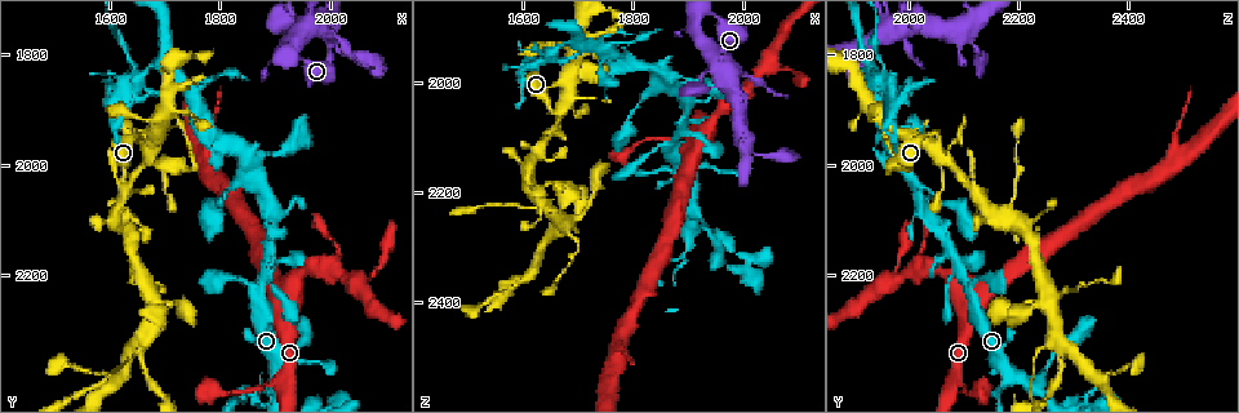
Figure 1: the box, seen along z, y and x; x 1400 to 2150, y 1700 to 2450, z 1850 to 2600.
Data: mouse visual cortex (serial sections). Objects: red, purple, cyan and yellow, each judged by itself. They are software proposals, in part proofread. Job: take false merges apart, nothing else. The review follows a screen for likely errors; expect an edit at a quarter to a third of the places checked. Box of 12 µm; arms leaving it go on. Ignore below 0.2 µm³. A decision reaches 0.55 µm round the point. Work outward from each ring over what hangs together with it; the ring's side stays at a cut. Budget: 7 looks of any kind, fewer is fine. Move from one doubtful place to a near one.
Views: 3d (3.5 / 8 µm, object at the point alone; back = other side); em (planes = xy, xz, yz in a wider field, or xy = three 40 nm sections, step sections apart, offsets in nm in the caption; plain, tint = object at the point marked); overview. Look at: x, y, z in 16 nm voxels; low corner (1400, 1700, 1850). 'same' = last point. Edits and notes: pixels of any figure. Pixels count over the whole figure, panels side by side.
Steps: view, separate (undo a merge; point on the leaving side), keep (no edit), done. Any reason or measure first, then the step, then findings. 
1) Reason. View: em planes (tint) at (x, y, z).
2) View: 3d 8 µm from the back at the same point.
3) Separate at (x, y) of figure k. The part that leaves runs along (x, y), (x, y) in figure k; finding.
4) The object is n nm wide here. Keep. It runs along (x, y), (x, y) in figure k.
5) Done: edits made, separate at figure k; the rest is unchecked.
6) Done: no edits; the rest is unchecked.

Three-way junction. View: 3d 8 µm at (1660, 1965, 2055).

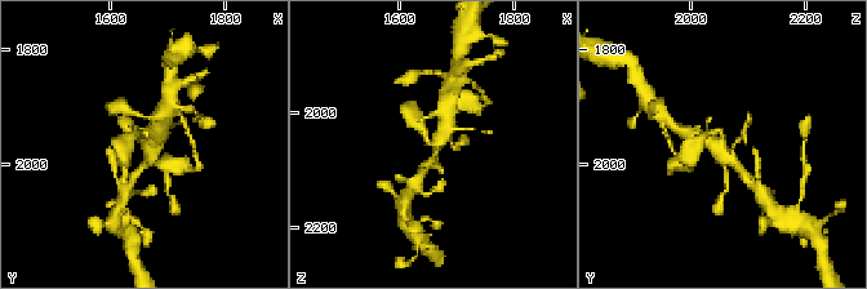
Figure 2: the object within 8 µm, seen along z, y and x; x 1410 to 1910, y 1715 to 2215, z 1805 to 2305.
View: em xy step 3 (tint) at (1670, 1970, 2055).

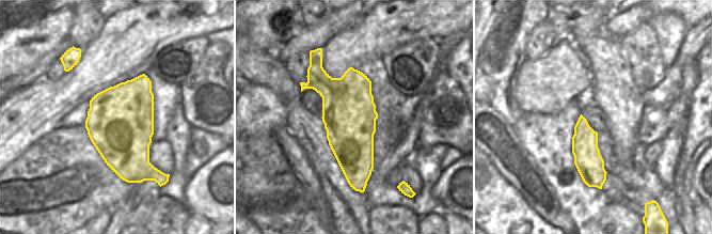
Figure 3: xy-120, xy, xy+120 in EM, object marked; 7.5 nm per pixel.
Keep. It runs along (705, 136), (720, 130), (743, 172) in figure 2; continuous, no second cell.

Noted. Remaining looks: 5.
Looks like a crossing. View: 3d 3.5 µm at (1650, 2310, 2270).

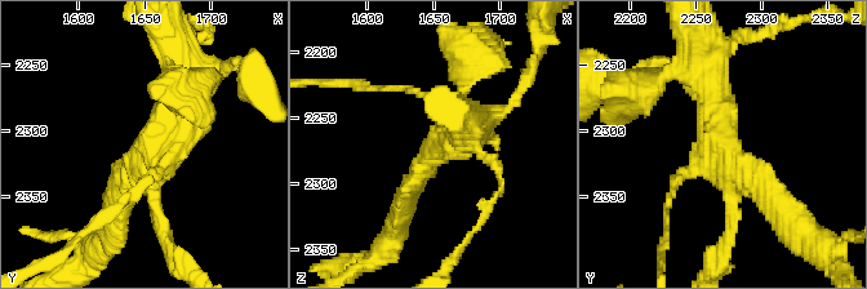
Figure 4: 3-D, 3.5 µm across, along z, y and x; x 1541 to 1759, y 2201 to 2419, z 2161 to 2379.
4 arms meet here; the arms are 150, 200, 250, 400 nm wide. View: em xy step 3 (tint) at (1654, 2318, 2276).

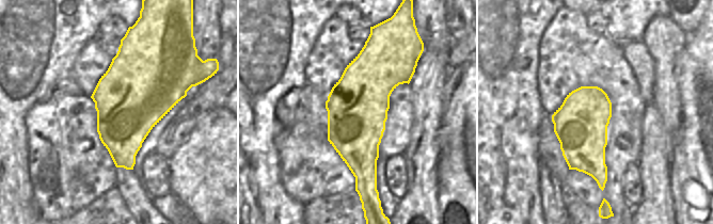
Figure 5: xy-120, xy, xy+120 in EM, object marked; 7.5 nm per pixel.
View: em xy step 2 (tint) at the same point.

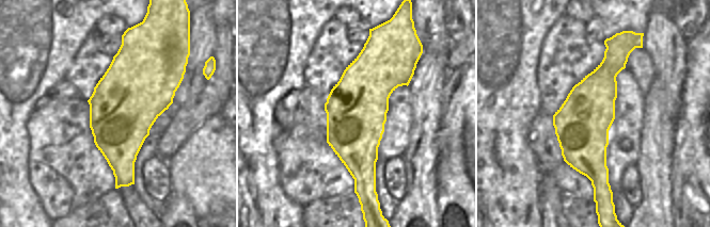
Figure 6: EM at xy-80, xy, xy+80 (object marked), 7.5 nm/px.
Keep. It runs along (611, 46), (595, 95), (605, 183) in figure 6; one cell here.

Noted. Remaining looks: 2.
Abrupt turn. View: 3d 8 µm from the back at (1665, 1825, 1935).

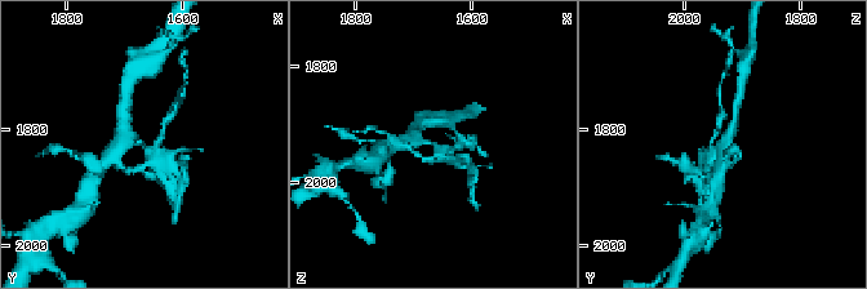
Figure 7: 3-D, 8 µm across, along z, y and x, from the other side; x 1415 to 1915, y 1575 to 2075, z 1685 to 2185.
View: em xy step 1 (tint) at (1675, 1825, 1930).

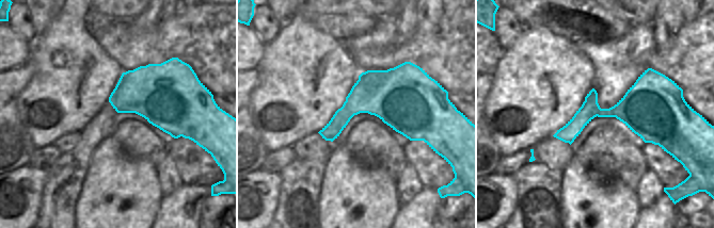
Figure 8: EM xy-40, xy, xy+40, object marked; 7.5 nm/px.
Separate at (449, 151) of figure 7. The part that leaves runs along (413, 152), (461, 164) in figure 7; a second cell is stuck on.

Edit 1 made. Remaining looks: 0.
Done: edits made, separate at figure 7; the rest is unchecked.

